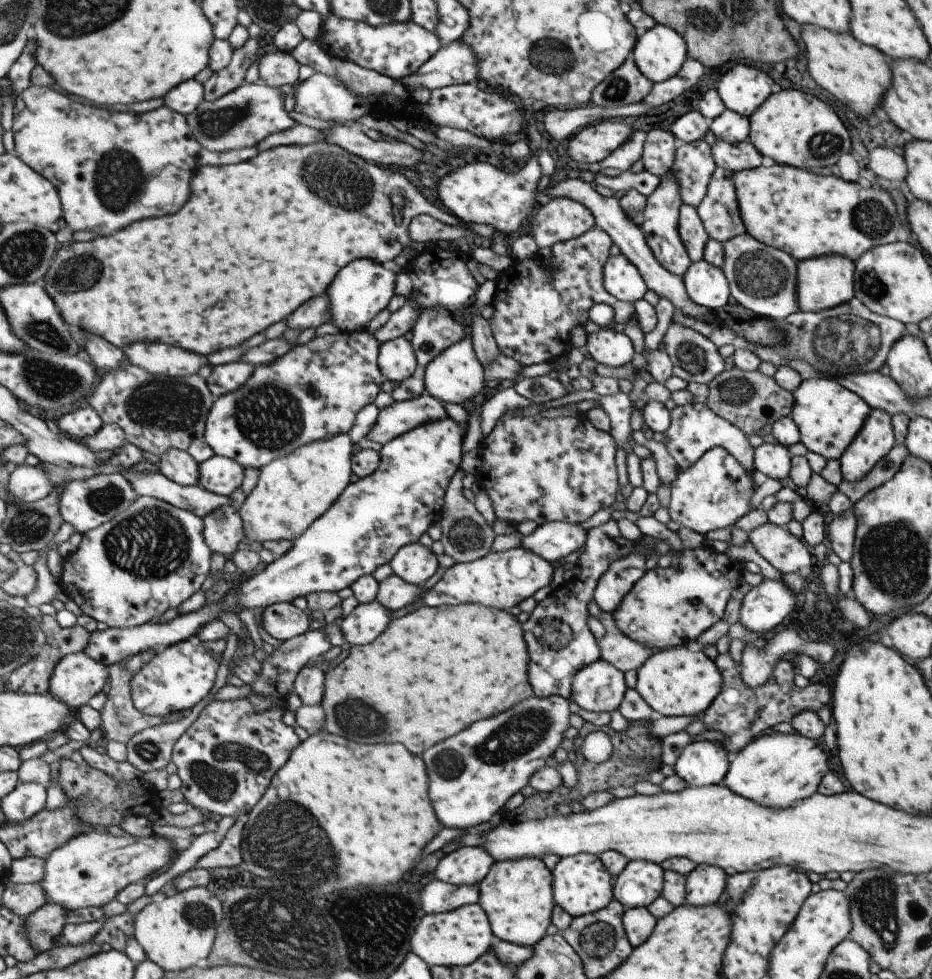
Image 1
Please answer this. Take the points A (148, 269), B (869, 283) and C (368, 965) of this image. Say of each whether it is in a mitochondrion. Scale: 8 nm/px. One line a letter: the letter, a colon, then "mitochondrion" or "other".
A: other
B: mitochondrion
C: mitochondrion

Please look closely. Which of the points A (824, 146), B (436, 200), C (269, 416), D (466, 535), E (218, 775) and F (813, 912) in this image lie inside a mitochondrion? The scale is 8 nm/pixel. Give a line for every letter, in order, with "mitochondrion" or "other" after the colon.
A: mitochondrion
B: other
C: mitochondrion
D: mitochondrion
E: mitochondrion
F: other

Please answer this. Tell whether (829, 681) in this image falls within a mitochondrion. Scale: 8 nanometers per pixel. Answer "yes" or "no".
no

